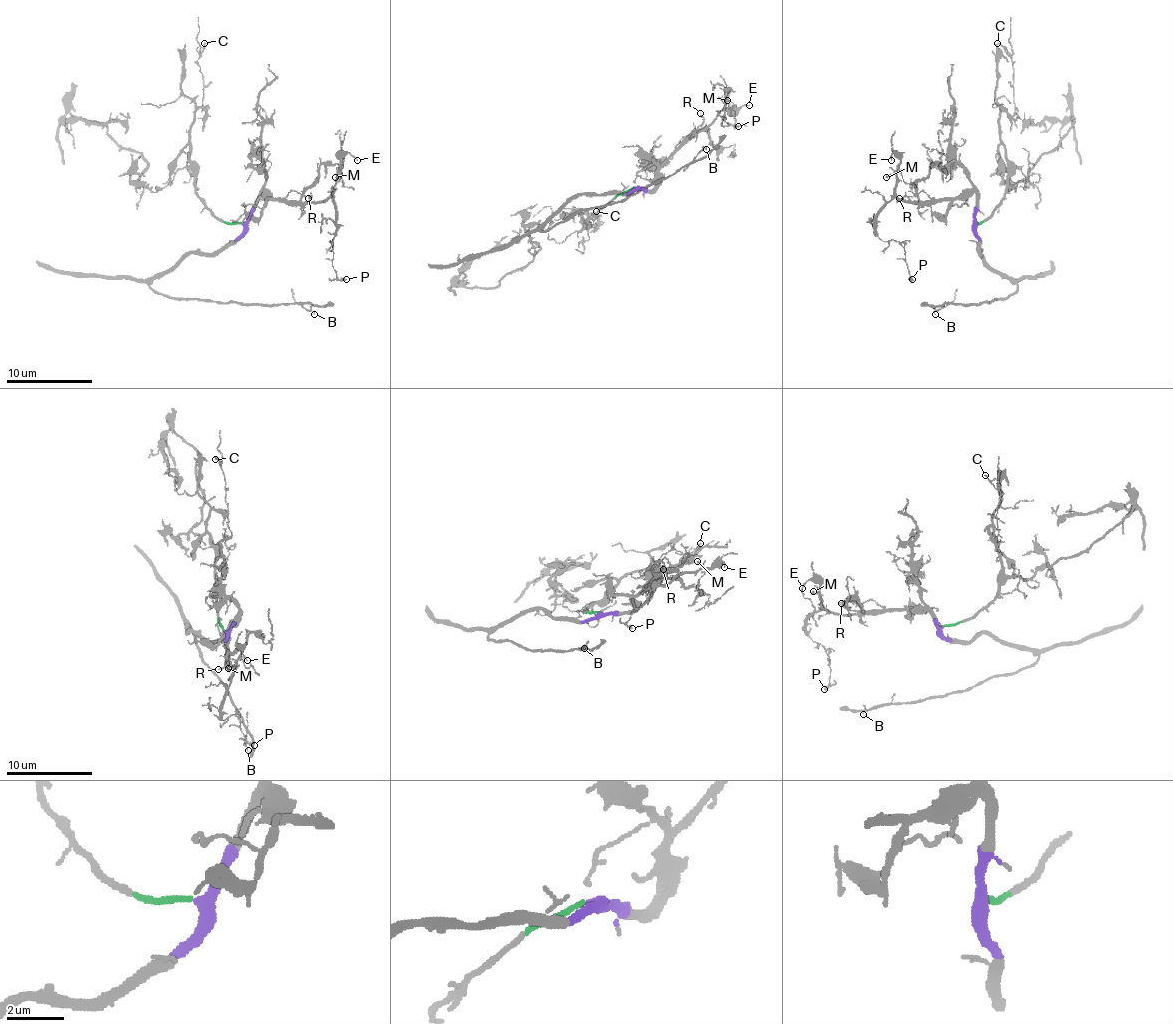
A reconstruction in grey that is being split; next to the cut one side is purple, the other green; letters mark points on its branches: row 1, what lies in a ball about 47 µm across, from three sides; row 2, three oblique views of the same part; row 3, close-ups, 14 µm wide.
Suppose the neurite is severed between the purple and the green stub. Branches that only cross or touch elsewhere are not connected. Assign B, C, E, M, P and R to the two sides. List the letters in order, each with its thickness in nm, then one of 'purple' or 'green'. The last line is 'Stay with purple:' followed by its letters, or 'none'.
B: 70 nm thick; purple
C: 90 nm thick; green
E: 110 nm thick; purple
M: 120 nm thick; purple
P: 150 nm thick; purple
R: 120 nm thick; purple
Stay with purple: B, E, M, P, R

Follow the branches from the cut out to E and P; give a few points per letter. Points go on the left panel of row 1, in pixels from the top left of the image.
E: (241, 225), (261, 192), (267, 197), (310, 203), (323, 201), (334, 188), (340, 160), (349, 154), (357, 160)
P: (241, 225), (261, 192), (267, 197), (310, 203), (331, 199), (336, 216), (331, 265), (340, 278), (346, 278)

